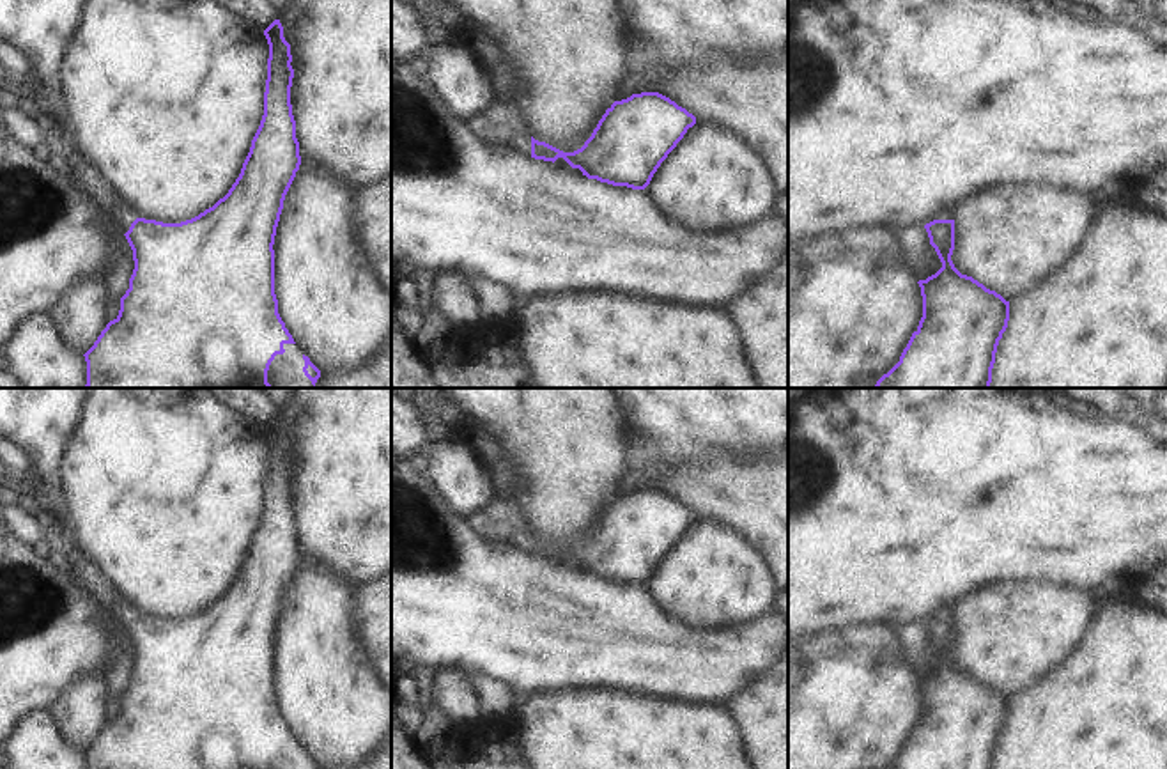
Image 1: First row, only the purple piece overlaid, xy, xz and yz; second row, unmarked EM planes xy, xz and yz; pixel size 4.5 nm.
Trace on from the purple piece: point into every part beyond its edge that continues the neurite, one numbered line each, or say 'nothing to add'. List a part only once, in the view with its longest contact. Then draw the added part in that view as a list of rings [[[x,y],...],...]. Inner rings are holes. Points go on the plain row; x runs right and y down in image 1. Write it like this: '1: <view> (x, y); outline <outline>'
1: xz (521, 537); outline [[[517,526],[514,528],[506,544],[514,546],[519,551],[531,555],[531,532],[526,526]]]

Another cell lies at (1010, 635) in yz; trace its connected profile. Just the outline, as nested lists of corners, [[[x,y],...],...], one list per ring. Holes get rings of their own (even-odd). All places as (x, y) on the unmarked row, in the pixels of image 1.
[[[1002,581],[986,586],[951,608],[954,617],[951,657],[962,672],[1013,698],[1068,661],[1087,633],[1096,606],[1096,595],[1070,585]]]

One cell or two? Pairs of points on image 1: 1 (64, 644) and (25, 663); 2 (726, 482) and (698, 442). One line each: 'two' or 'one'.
1: one
2: two

